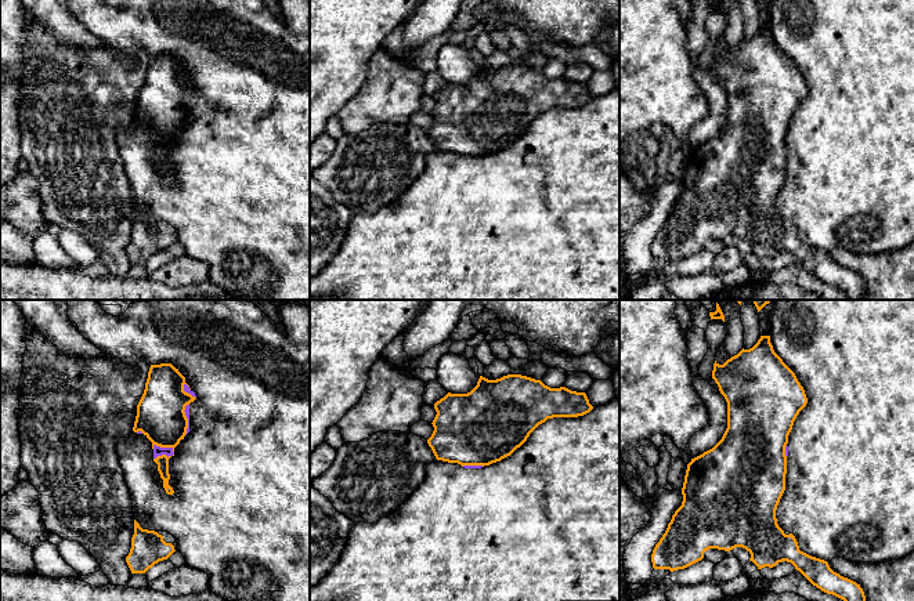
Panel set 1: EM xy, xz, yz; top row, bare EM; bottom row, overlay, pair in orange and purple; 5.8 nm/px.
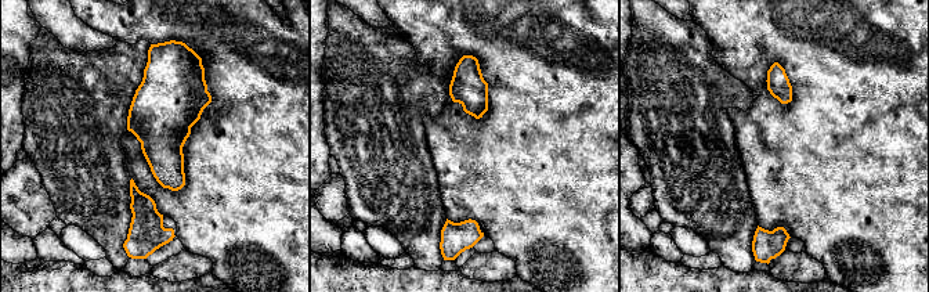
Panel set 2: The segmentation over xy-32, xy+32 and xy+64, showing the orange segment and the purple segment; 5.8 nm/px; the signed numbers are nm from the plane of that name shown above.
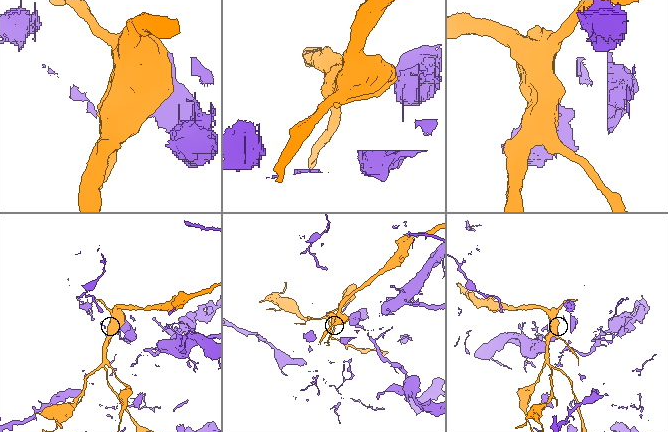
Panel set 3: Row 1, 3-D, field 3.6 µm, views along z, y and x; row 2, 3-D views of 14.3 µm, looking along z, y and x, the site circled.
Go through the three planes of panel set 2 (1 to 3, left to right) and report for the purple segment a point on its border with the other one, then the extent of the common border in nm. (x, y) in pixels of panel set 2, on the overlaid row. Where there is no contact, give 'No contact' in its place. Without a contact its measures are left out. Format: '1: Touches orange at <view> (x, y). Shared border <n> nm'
1: No contact
2: No contact
3: No contact

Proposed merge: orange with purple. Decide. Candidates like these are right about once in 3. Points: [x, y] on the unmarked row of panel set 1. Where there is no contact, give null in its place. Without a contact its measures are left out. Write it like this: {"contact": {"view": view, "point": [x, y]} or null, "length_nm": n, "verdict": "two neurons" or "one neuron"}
{"contact": {"view": "xy", "point": [166, 147]}, "length_nm": 140, "verdict": "two neurons"}

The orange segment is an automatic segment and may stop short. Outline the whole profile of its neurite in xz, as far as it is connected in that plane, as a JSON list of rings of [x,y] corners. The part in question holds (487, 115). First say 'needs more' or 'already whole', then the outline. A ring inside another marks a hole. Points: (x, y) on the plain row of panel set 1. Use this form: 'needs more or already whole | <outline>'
already whole | [[[507,65],[496,70],[488,70],[480,66],[477,76],[467,84],[451,84],[434,94],[437,102],[433,117],[434,122],[427,130],[437,151],[458,153],[463,156],[489,156],[510,146],[520,138],[530,124],[548,109],[553,108],[578,108],[589,104],[593,97],[585,83],[571,82],[566,77],[550,79],[541,70],[521,65]]]

